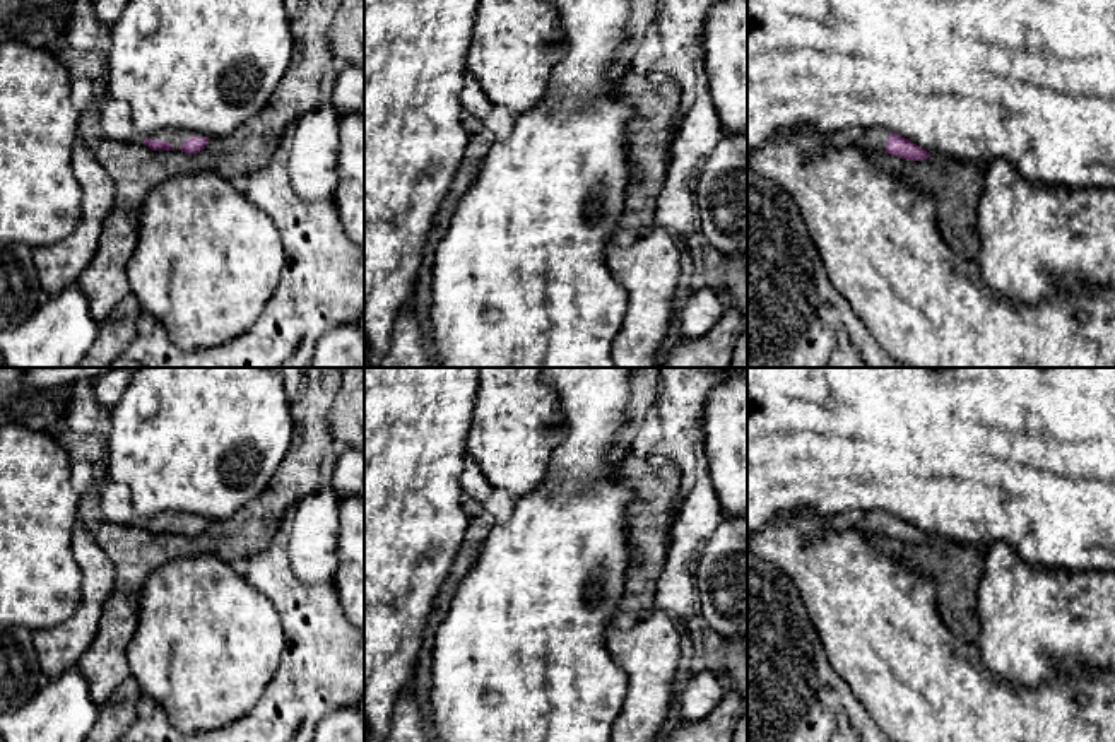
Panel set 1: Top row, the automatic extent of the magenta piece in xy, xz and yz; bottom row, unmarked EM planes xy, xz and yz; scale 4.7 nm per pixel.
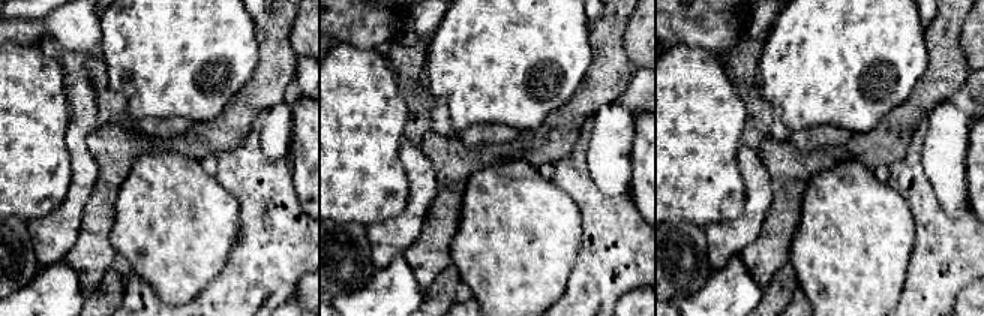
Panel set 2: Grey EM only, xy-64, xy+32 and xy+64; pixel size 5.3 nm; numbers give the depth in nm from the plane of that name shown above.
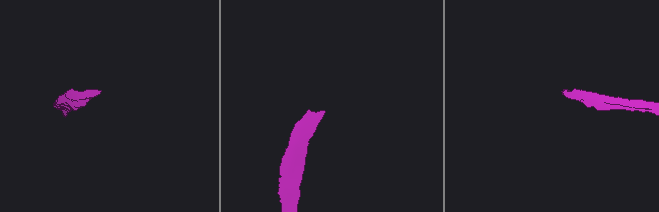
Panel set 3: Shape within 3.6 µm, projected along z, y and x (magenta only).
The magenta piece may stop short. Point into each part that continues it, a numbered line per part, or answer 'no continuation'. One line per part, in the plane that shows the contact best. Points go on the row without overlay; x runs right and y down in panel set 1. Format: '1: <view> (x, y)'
1: xy (175, 520)

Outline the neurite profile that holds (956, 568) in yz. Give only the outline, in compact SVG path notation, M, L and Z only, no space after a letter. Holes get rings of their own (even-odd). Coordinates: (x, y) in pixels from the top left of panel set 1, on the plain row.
M872 532L867 540L886 557L929 574L937 590L941 617L963 643L980 643L978 586L985 573L985 549L942 537L906 544Z

